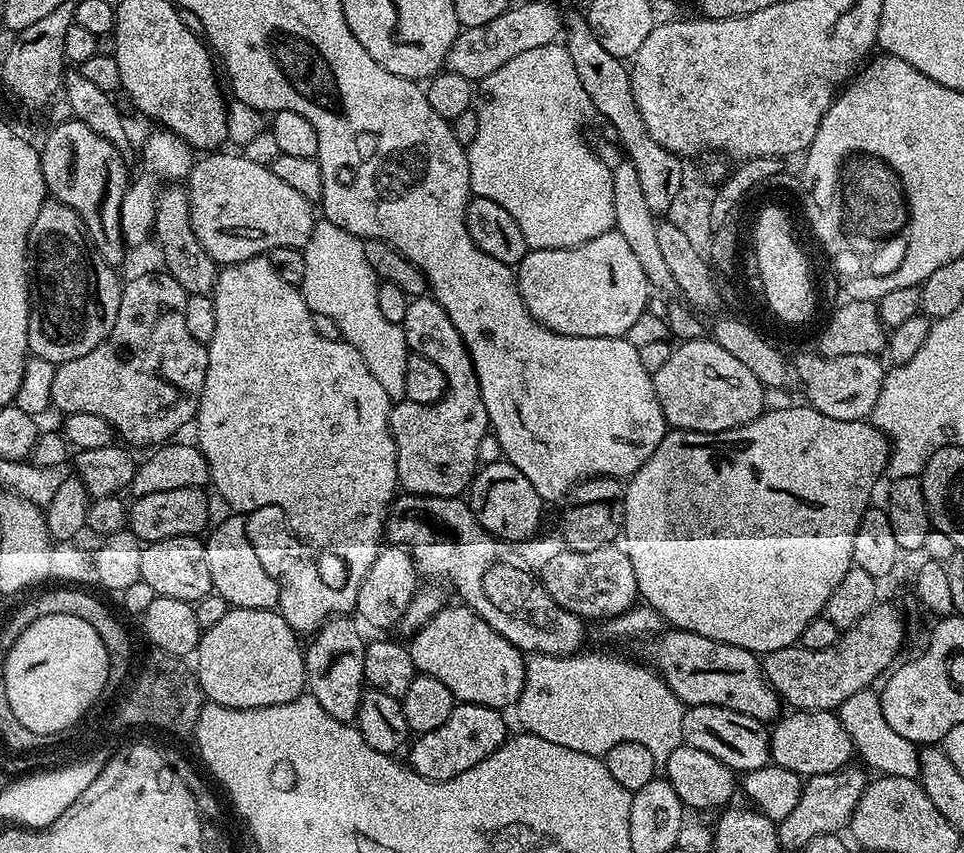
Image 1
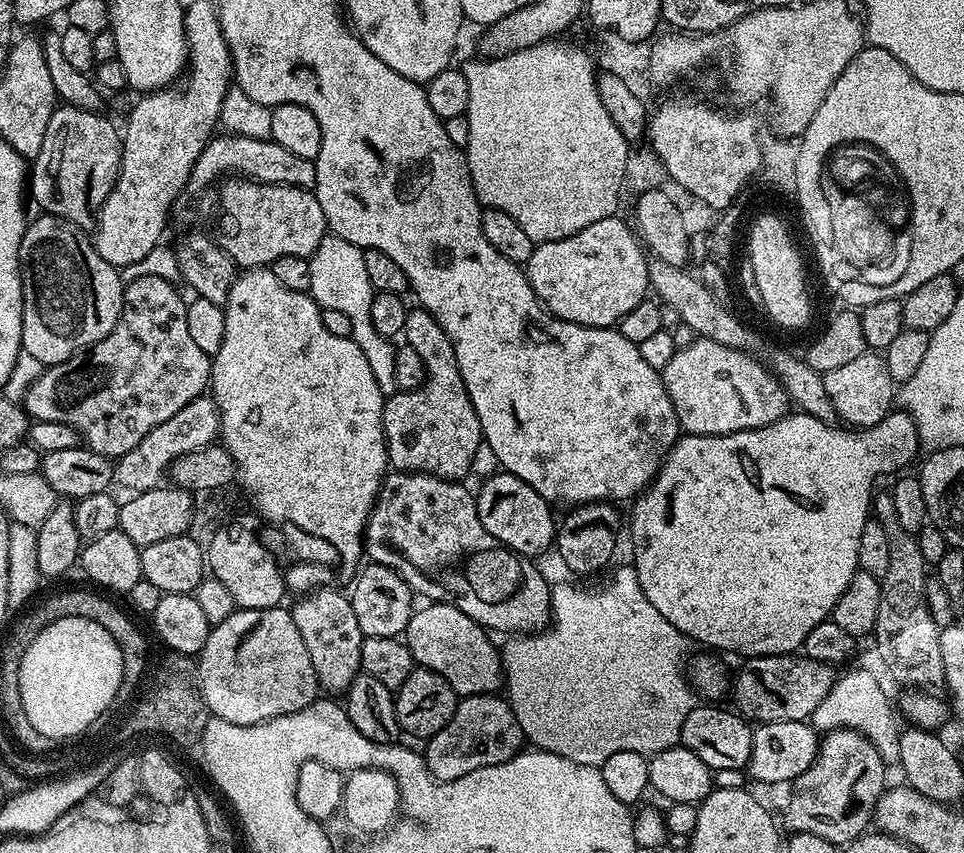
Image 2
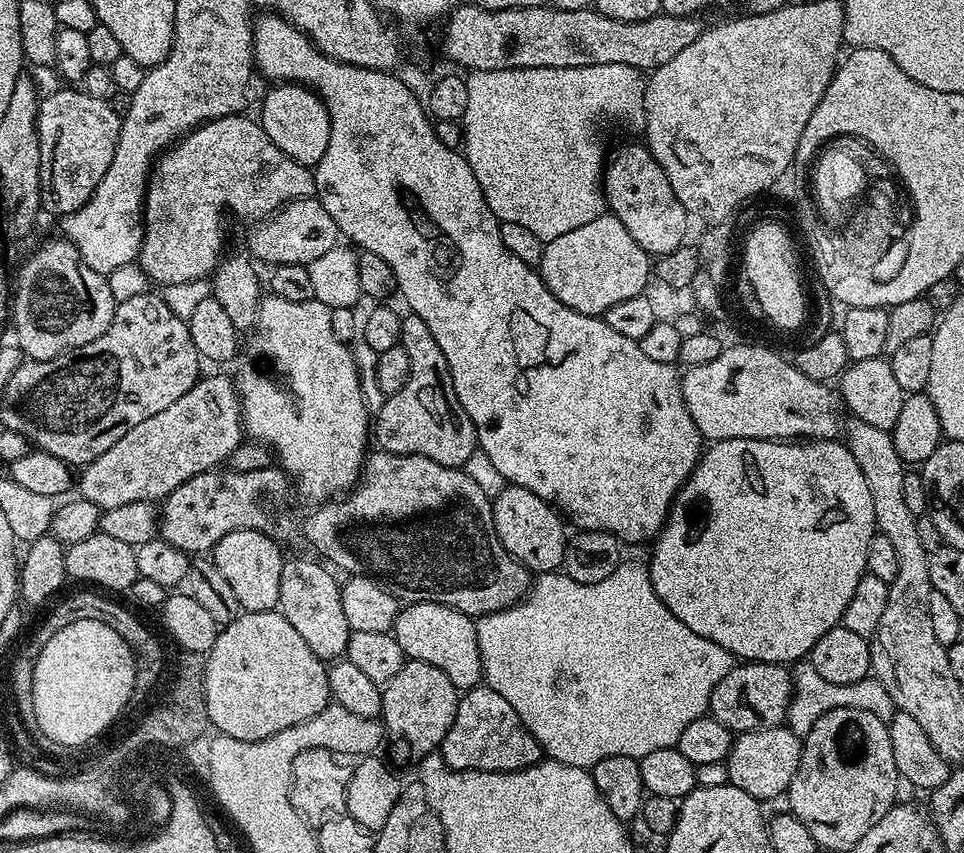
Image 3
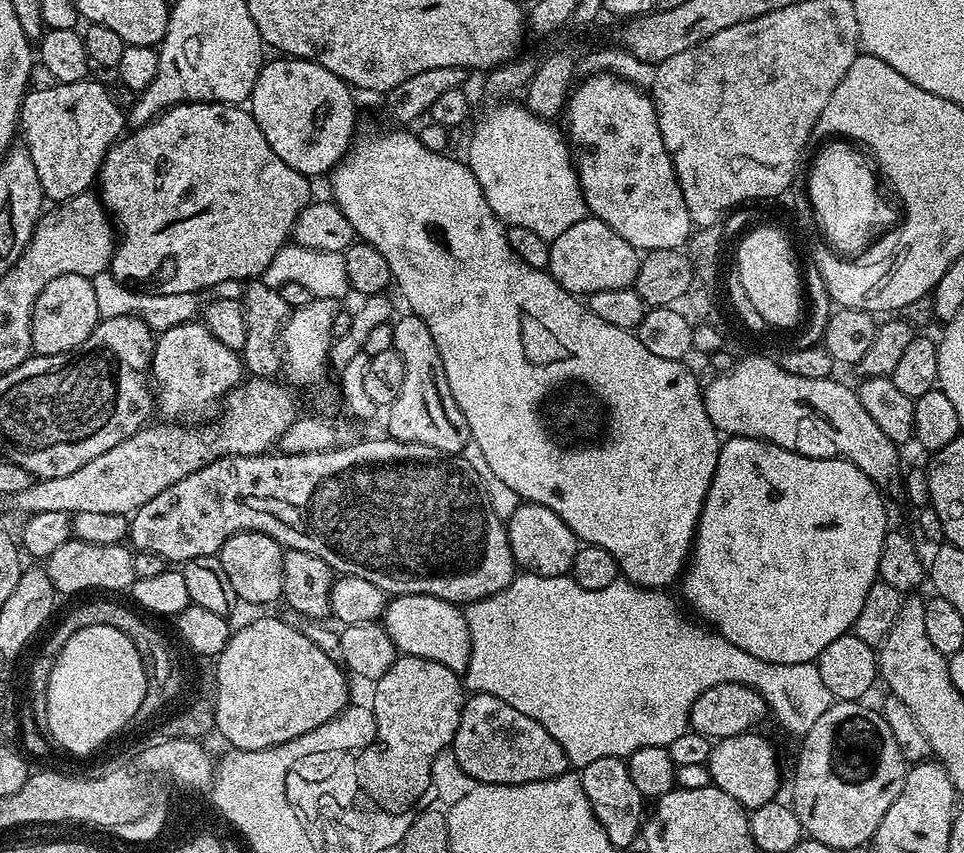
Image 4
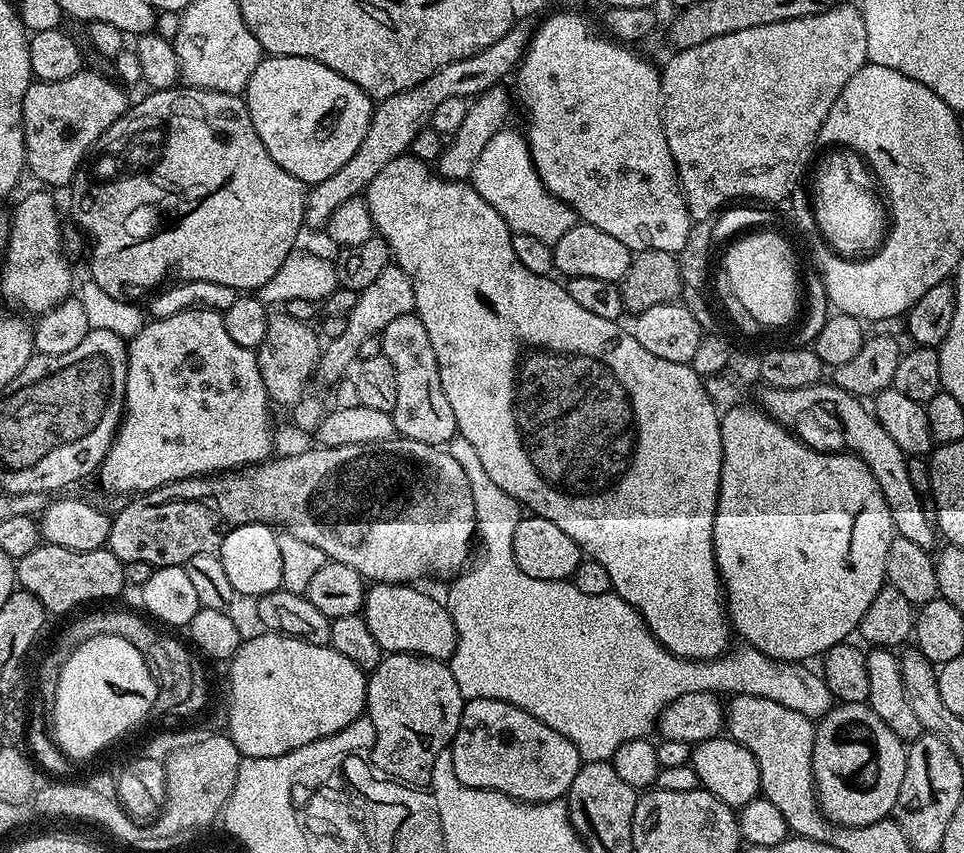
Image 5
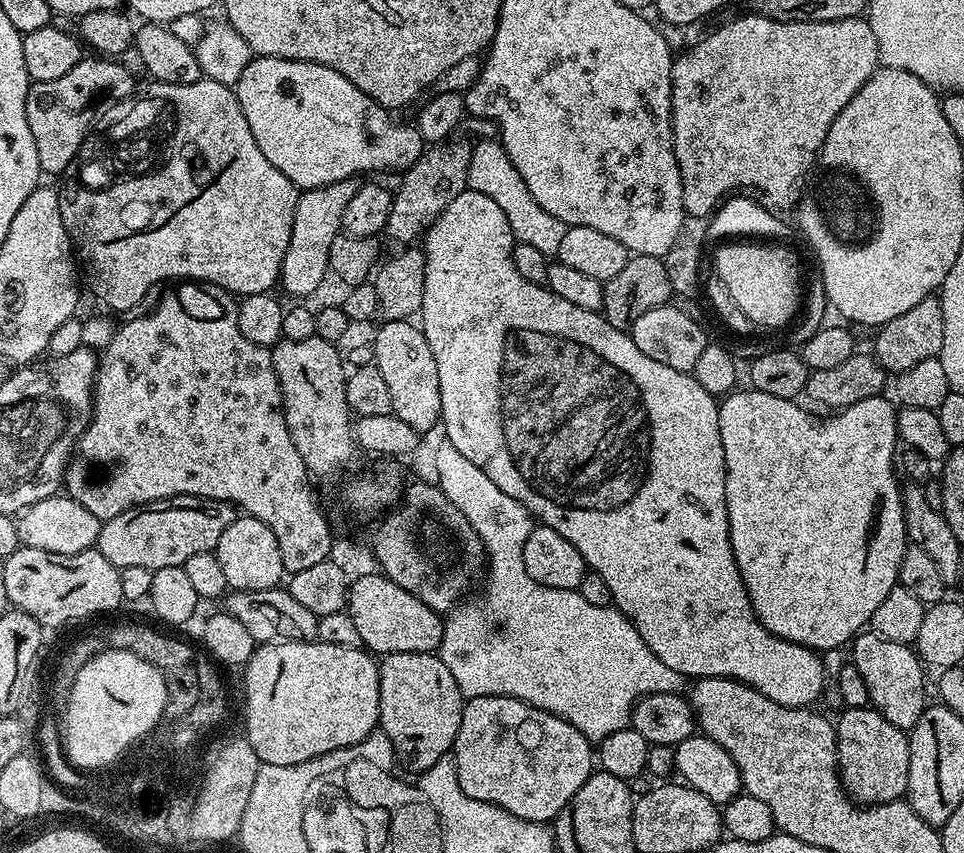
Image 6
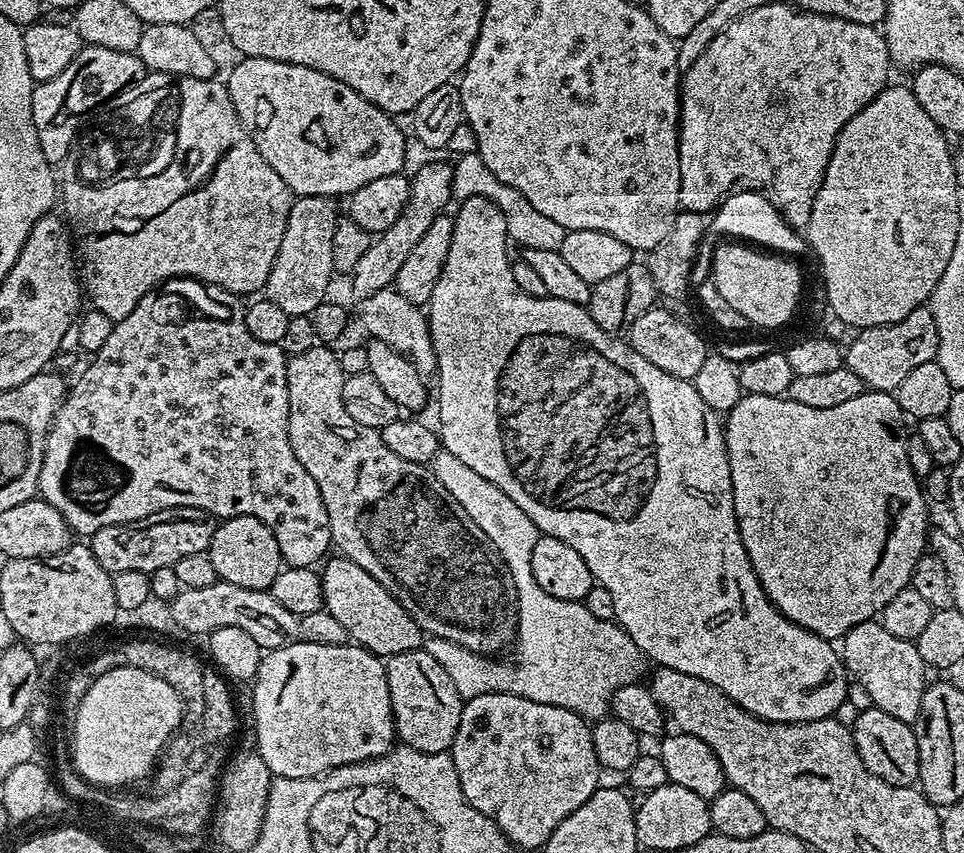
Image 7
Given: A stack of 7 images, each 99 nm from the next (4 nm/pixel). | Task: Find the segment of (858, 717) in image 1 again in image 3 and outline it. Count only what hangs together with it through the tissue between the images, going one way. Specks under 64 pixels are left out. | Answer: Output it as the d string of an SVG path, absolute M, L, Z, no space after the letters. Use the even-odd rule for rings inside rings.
M800 662L791 669L792 673L792 700L788 703L788 714L786 717L787 727L792 729L792 733L801 738L807 736L808 731L826 714L835 708L857 708L858 710L870 710L878 718L885 722L892 719L894 715L894 705L886 698L884 687L875 678L859 680L846 686L838 686L834 682L826 682L826 678L818 675L818 670L814 670L811 662Z

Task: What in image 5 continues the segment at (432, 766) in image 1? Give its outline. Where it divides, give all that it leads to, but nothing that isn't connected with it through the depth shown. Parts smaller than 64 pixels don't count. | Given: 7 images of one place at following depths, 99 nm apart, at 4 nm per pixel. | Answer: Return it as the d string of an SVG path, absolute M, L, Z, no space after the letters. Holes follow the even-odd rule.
M478 698L465 703L450 751L454 774L462 786L494 790L515 800L525 800L528 804L563 801L574 782L574 774L578 774L582 763L580 752L574 742L570 742L570 738L558 734L558 730L550 730L546 722L526 714L526 710L518 710L518 706L510 702L490 698Z

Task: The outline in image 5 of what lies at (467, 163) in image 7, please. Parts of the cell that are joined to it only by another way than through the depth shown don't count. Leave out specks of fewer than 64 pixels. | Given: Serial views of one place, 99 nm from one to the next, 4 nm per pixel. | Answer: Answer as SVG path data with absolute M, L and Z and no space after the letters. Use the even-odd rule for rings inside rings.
M503 130L494 134L473 168L470 183L506 222L510 231L518 234L530 234L547 244L556 244L566 230L570 230L578 222L576 211L564 204L553 192L548 191L536 167L532 164L532 155L528 149L528 141L523 135Z

